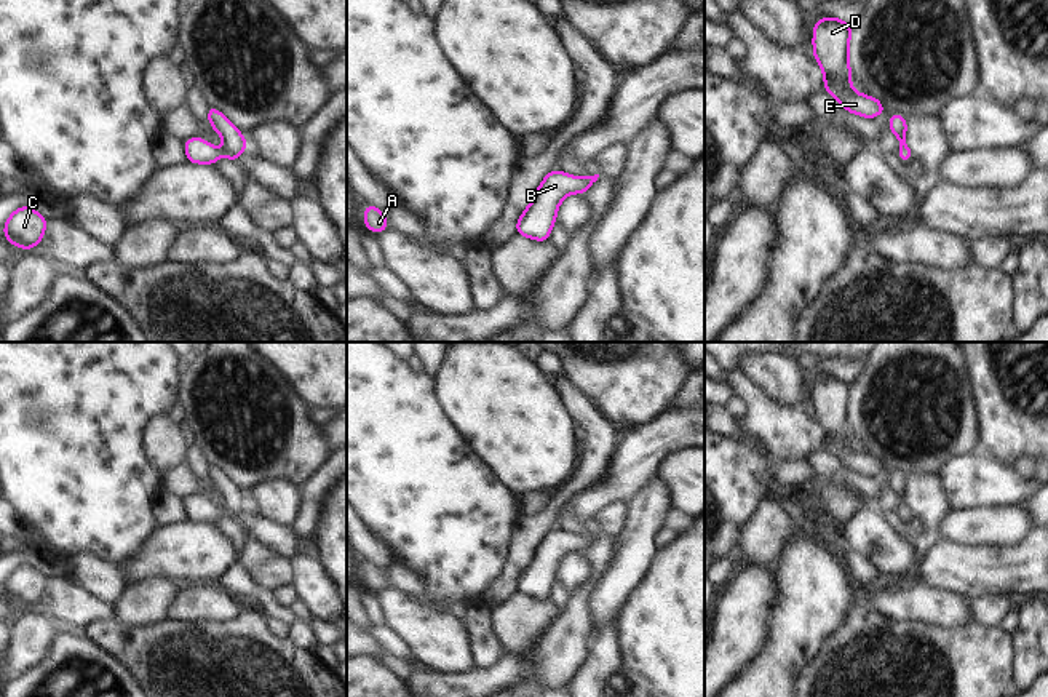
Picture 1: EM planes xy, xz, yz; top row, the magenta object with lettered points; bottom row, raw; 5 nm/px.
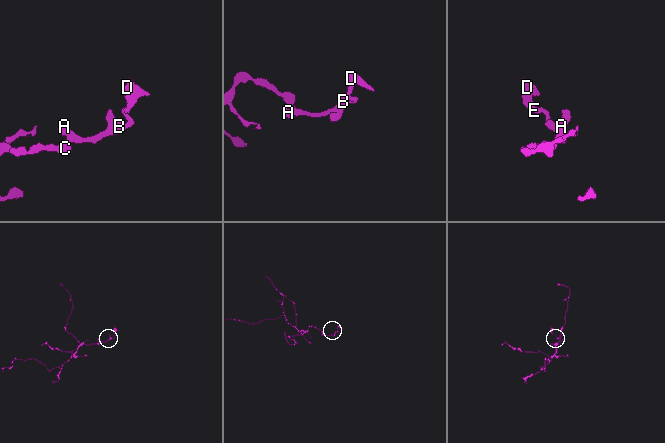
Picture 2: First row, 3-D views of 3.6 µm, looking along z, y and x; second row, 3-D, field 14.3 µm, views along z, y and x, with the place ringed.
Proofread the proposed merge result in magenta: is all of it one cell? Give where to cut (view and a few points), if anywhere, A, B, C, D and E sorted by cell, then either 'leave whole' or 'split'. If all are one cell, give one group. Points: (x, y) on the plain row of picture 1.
no cut | A B C D E | leave whole

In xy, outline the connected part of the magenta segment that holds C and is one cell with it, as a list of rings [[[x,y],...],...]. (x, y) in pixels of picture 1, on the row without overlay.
[[[21,564],[3,582],[5,598],[22,607],[37,604],[45,591],[46,577],[30,564]]]

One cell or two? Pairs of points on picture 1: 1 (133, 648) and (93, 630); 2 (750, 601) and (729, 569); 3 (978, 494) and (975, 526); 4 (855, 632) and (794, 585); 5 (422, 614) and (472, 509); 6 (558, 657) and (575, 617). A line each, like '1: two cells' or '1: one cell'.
1: one cell
2: two cells
3: two cells
4: two cells
5: two cells
6: one cell

